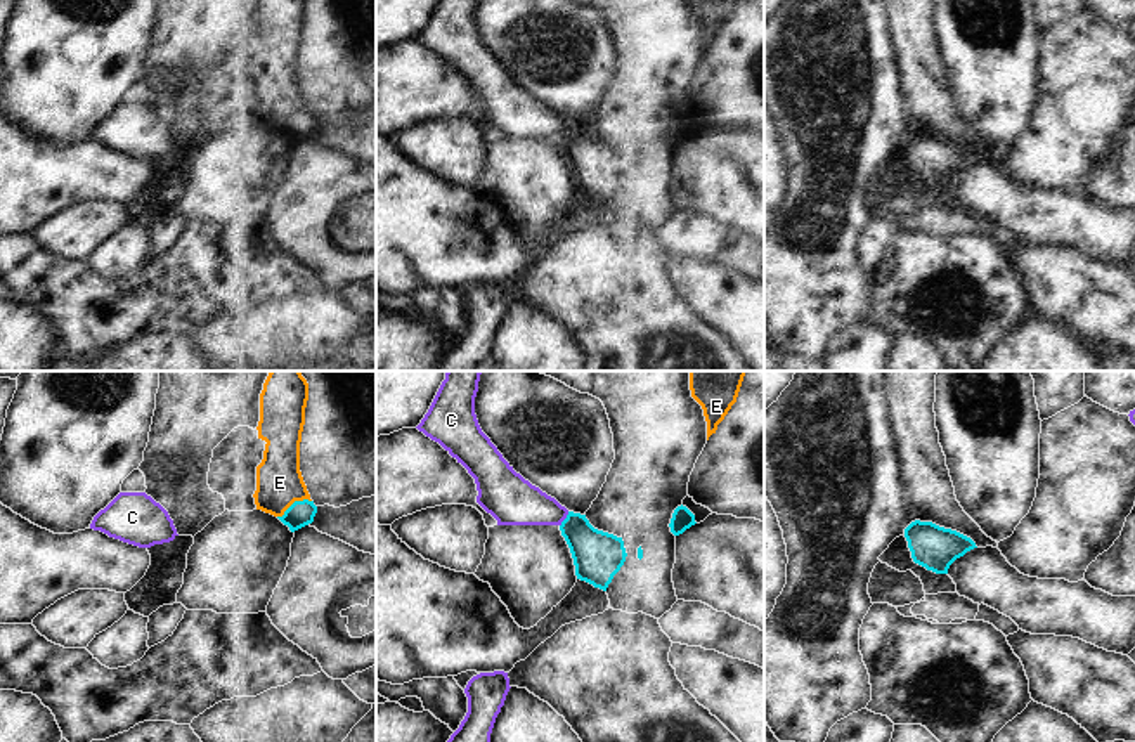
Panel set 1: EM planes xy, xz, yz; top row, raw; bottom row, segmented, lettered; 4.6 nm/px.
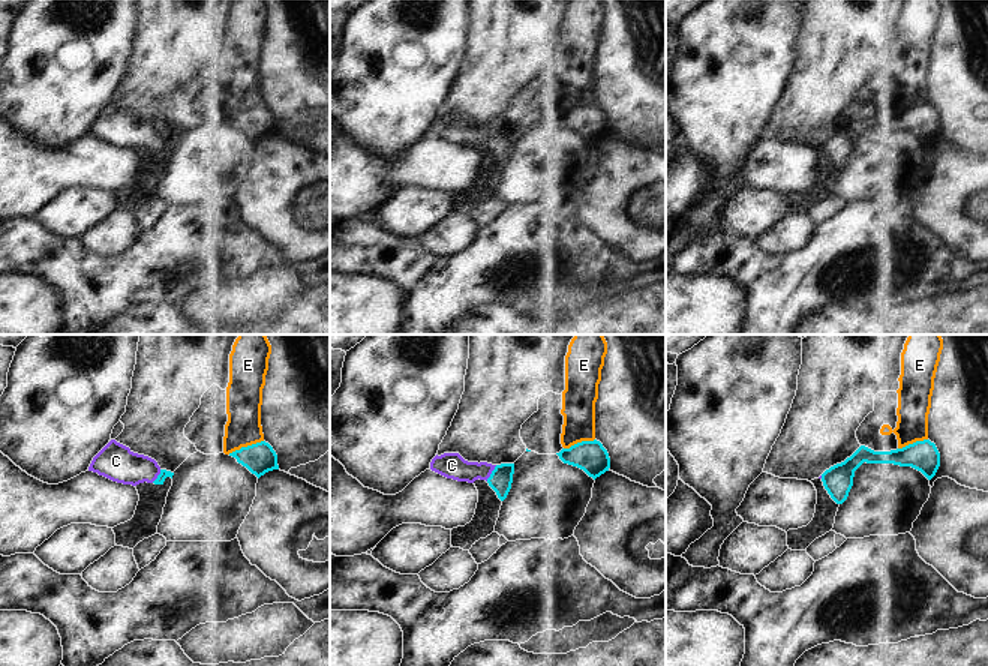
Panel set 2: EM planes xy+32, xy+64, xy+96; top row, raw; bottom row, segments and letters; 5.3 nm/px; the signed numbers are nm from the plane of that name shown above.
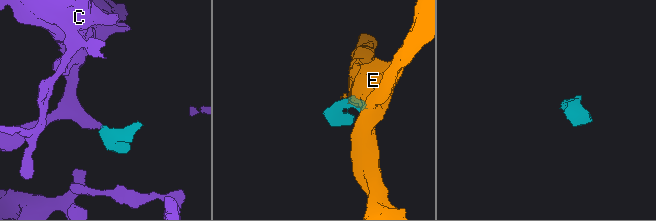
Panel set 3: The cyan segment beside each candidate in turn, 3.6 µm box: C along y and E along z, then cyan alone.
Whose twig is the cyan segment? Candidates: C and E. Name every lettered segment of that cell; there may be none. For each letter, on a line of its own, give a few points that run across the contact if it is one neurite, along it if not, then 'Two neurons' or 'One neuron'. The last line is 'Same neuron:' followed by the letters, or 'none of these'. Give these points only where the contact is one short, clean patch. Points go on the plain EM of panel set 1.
C: Line: xz (598, 167), (565, 130), (515, 113). One neuron
E: Line: xy (311, 111), (297, 111), (278, 129). Two neurons
Same neuron: C.

